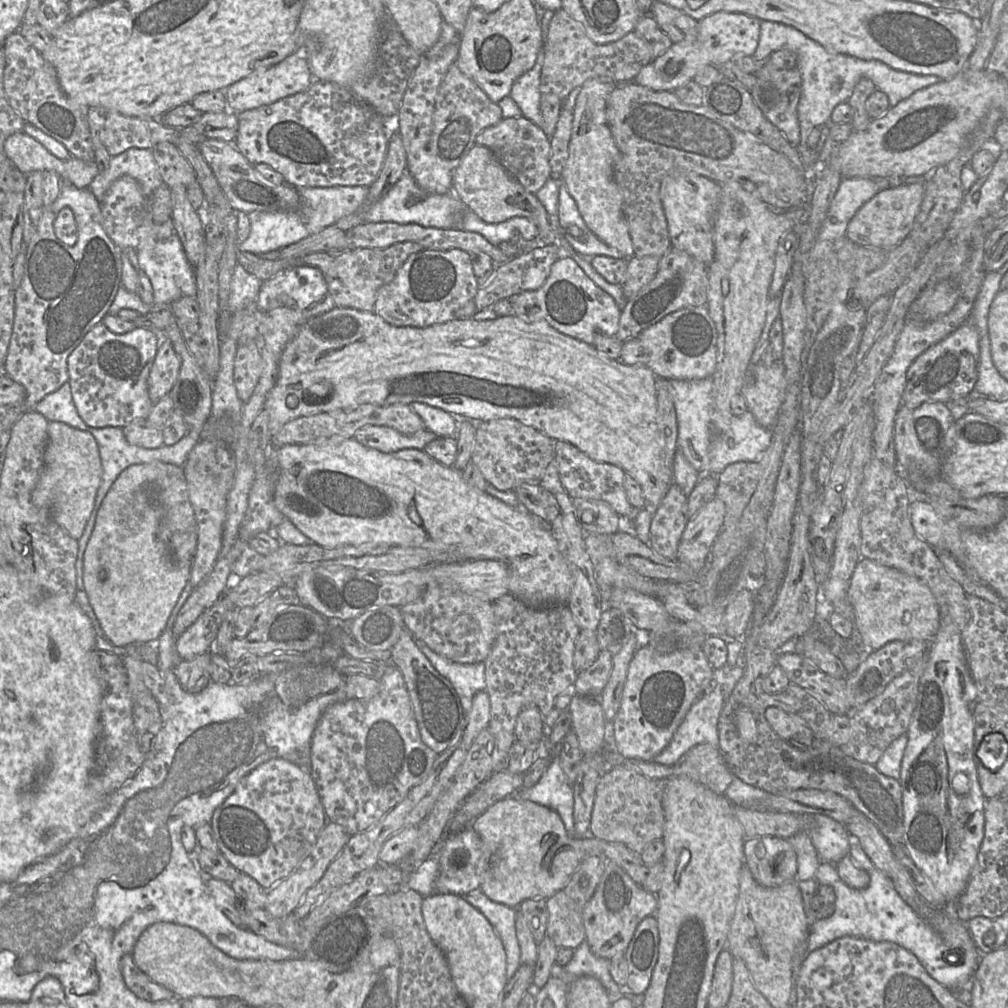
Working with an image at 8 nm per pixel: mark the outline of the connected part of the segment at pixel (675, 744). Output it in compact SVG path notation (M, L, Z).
M717 682L714 689L697 700L687 712L683 722L675 731L667 747L654 757L652 761L663 765L676 765L694 746L708 743L713 747L719 746L718 718L725 703L722 684Z

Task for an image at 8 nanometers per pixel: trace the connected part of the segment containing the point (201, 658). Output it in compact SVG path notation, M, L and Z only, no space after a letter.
M207 651L190 660L182 660L174 669L181 687L189 693L202 691L210 681L211 652Z

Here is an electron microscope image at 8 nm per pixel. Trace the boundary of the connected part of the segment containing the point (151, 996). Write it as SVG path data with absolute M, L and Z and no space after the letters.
M125 954L120 961L124 982L137 997L157 1002L176 999L175 995L160 984L151 980L133 961L131 954Z

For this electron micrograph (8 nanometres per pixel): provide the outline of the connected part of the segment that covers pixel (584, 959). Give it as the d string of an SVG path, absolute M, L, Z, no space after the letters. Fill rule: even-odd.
M586 941L574 949L574 954L569 963L564 966L564 971L577 978L591 976L601 982L607 991L611 1004L625 997L631 990L625 986L619 986L610 975L610 960L594 955Z

